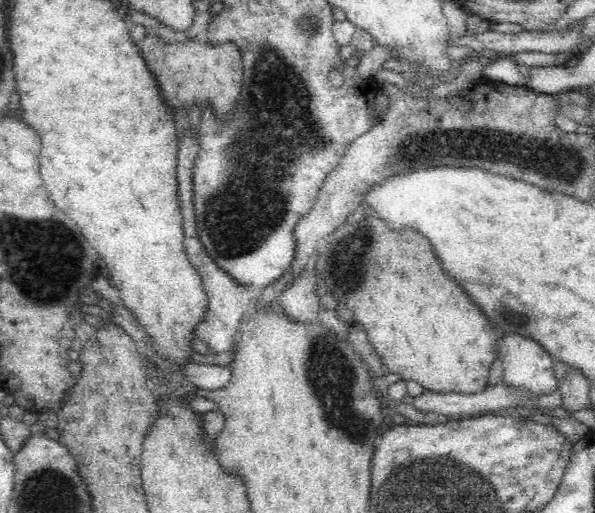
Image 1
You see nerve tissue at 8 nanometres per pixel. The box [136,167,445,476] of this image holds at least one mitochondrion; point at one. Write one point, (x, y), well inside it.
(331, 376)

